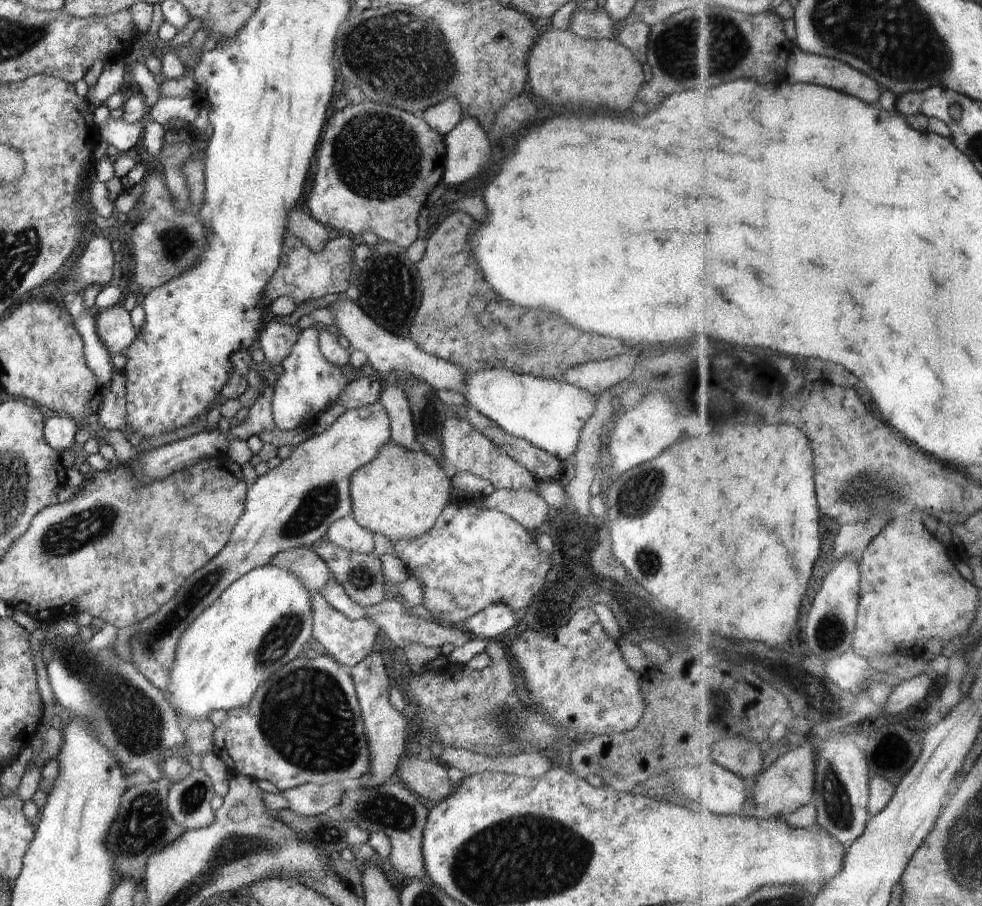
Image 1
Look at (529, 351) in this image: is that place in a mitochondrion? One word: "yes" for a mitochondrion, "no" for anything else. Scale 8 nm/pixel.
yes

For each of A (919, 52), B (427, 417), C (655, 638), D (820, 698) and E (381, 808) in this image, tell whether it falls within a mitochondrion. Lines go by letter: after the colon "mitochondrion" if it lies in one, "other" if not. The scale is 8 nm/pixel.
A: mitochondrion
B: mitochondrion
C: other
D: mitochondrion
E: mitochondrion

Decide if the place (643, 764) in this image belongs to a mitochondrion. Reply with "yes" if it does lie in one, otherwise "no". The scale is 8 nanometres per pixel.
no

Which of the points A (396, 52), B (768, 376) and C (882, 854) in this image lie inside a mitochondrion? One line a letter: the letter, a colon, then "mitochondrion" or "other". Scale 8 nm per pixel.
A: mitochondrion
B: other
C: other

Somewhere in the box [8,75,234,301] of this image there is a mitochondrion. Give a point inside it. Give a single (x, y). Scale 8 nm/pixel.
(177, 242)

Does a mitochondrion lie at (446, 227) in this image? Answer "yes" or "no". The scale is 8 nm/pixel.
no

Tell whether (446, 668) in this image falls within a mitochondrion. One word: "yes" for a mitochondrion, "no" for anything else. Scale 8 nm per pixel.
no

